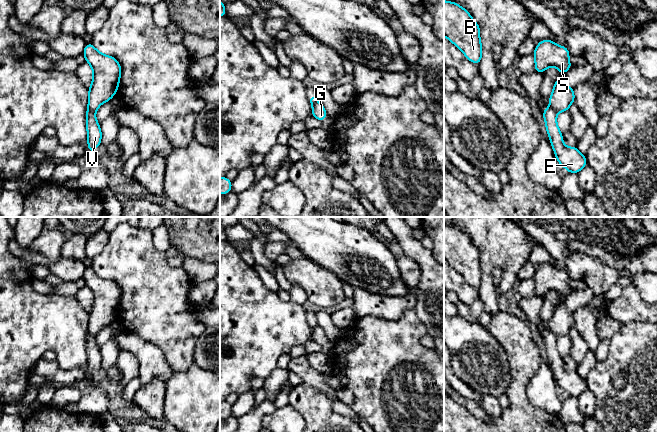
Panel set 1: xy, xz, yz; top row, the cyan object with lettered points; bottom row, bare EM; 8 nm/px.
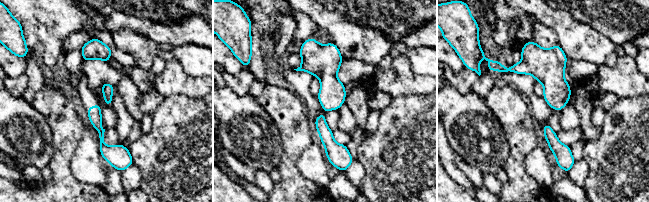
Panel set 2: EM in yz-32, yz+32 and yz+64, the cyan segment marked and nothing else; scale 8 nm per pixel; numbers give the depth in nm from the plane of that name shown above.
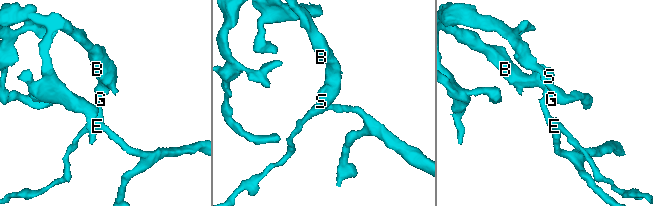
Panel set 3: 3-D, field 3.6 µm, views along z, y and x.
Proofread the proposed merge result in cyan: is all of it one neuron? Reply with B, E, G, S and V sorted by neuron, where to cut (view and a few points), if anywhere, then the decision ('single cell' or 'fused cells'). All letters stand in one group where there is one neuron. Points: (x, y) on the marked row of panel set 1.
B G S / E V | yz (550, 105), (557, 112) | fused cells

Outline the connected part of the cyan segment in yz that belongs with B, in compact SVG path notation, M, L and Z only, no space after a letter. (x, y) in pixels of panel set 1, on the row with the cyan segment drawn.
M444 0L444 36L458 47L471 62L479 65L482 58L480 28L470 13L455 2Z

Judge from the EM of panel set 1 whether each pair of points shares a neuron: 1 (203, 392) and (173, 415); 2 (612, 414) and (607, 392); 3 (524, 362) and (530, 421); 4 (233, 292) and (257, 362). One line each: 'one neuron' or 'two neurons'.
1: one neuron
2: one neuron
3: one neuron
4: one neuron

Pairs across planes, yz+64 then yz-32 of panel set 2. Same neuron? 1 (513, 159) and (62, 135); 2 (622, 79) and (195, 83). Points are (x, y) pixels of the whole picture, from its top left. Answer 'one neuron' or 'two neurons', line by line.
1: one neuron
2: one neuron

